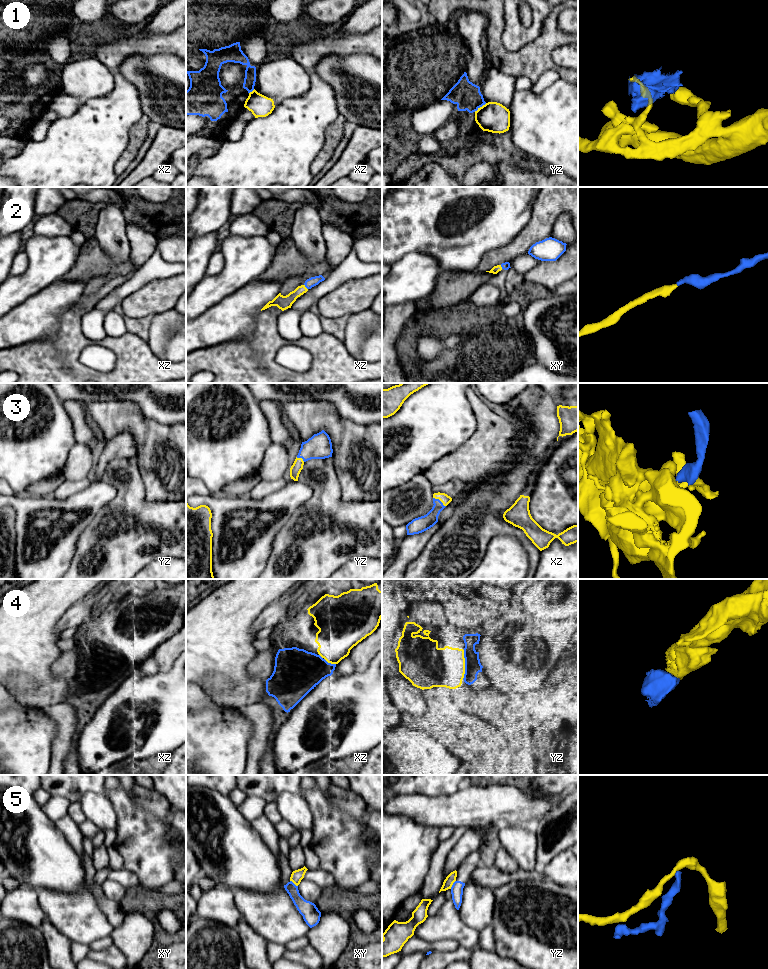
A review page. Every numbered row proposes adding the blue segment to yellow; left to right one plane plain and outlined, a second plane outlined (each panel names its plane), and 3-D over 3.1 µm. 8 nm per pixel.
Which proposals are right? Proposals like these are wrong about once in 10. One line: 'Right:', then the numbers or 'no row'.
Right: 2, 3, 4

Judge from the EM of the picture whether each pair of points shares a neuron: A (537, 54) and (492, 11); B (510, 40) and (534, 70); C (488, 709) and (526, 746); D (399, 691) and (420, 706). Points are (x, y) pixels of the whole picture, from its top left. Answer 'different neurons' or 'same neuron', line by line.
A: same neuron
B: different neurons
C: same neuron
D: same neuron

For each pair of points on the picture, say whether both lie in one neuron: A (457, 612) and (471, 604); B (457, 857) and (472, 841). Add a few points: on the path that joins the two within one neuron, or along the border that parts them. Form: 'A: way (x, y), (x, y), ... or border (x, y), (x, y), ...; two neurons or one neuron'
A: way (460, 612), (463, 612), (468, 607); one neuron
B: way (460, 853), (468, 845); one neuron

